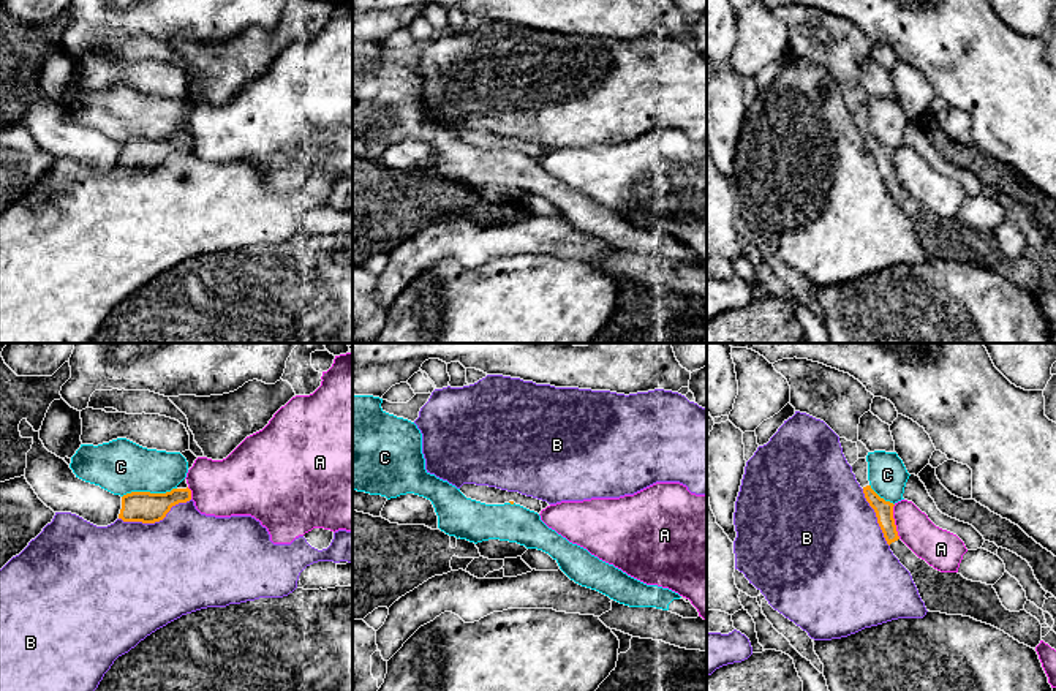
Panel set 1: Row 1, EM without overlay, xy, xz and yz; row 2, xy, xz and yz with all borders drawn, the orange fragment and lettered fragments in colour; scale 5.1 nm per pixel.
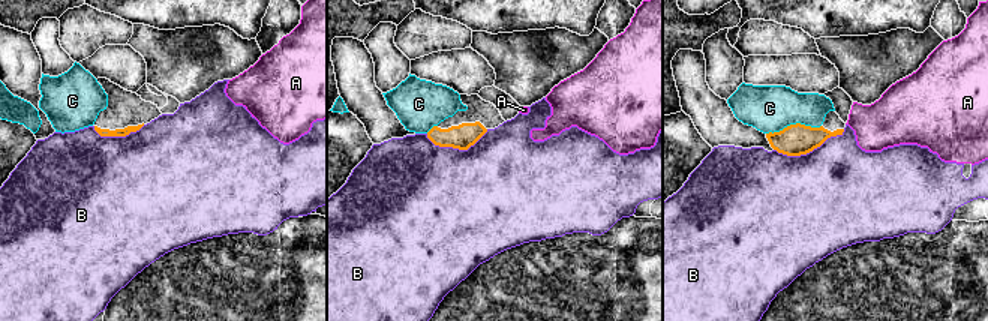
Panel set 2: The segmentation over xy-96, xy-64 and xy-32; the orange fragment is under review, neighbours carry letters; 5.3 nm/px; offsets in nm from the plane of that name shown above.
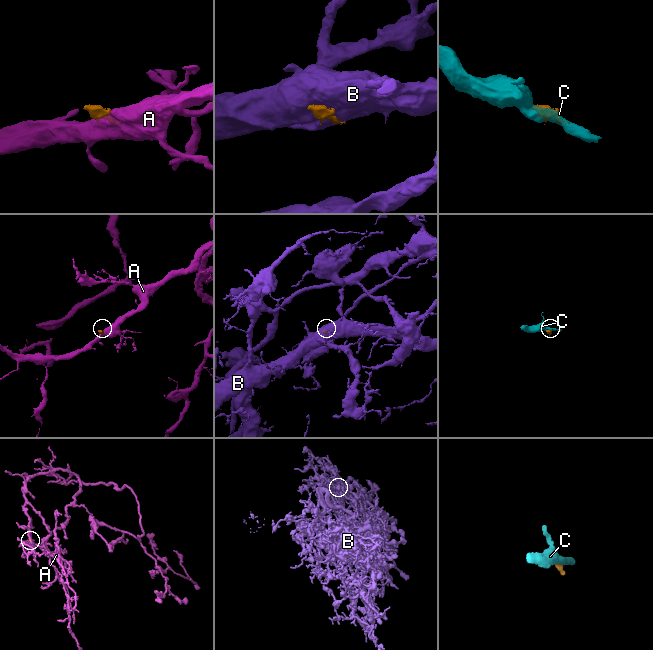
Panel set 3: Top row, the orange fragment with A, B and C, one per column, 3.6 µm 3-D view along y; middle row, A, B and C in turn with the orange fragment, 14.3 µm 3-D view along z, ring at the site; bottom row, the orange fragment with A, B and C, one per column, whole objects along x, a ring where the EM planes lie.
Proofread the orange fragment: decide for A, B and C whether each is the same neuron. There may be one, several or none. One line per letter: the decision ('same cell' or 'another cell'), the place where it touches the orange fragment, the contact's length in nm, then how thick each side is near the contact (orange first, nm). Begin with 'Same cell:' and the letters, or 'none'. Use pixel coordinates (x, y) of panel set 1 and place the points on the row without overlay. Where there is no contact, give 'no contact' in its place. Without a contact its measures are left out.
Same cell: none
A: another cell; contact yz (893, 168); length 180 nm; calibres 100 and 190 nm
B: another cell; contact xy (155, 166); length 380 nm; calibres 160 and 480 nm
C: another cell; contact xy (149, 138); length 280 nm; calibres 160 and 280 nm

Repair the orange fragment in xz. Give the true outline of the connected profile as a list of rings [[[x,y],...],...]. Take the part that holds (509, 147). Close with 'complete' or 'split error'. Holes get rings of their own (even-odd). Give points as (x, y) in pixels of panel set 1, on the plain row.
[[[463,130],[460,133],[460,138],[466,144],[471,144],[485,150],[504,150],[504,149],[514,150],[515,149],[537,160],[541,160],[542,157],[541,145],[522,141],[519,138],[507,138],[496,133],[476,131],[476,130]]]; split error

